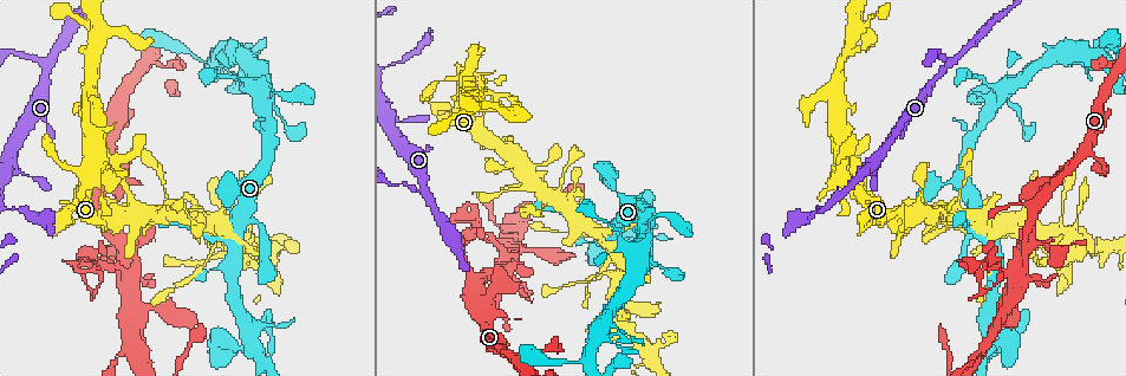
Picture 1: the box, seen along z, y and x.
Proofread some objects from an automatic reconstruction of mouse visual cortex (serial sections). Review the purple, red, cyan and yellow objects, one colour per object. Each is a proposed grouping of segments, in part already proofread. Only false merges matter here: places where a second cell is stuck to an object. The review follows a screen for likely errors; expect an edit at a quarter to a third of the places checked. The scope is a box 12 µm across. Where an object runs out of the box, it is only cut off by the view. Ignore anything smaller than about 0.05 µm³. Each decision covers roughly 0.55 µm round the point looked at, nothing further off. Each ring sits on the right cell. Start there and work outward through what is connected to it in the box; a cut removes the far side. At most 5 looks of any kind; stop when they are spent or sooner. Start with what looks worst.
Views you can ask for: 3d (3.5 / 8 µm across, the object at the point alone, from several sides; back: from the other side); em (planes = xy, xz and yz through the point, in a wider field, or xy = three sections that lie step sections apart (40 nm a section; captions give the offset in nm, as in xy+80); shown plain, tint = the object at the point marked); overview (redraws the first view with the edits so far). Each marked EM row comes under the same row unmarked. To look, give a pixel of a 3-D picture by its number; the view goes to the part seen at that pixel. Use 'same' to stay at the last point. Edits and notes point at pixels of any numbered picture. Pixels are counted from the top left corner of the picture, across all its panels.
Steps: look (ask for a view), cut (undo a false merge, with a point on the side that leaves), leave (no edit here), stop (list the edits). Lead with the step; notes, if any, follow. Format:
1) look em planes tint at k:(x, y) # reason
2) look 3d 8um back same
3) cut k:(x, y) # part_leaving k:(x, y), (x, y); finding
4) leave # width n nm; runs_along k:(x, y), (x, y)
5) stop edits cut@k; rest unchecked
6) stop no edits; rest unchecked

look 3d 8um at 1:(243, 80) # sudden change in width

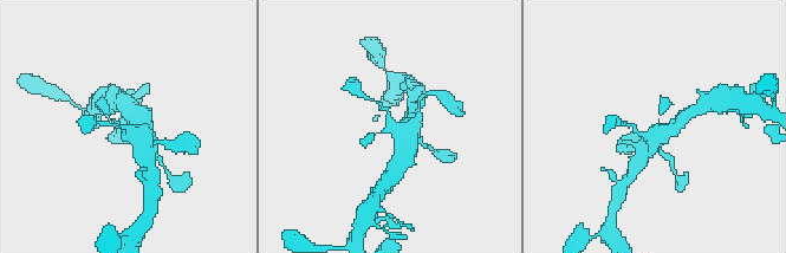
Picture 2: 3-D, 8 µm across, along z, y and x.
look 3d 3.5um at 2:(653, 127)

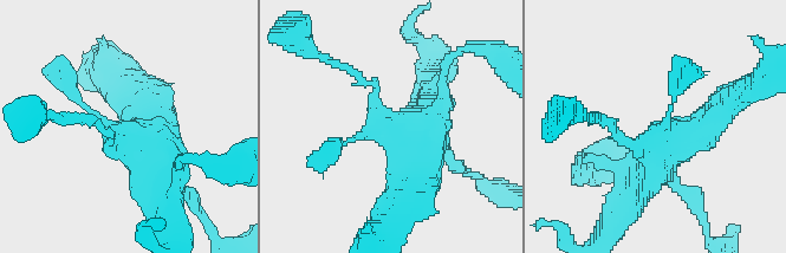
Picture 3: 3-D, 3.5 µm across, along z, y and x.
leave # runs_along 3:(166, 169), (162, 151), (101, 122), (60, 71); continuous, no second cell

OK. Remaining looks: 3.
look 3d 3.5um at 1:(1108, 65) # calibre changes

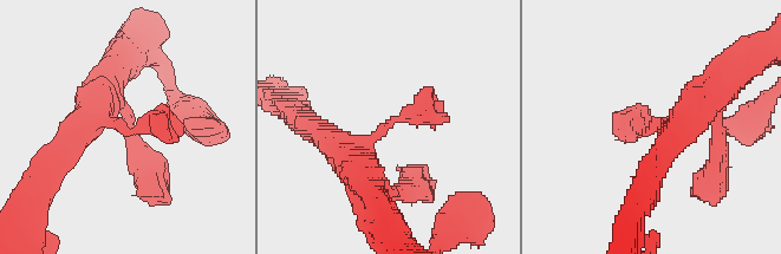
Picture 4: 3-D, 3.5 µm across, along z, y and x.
look em xy step 1 tint at 4:(395, 120)

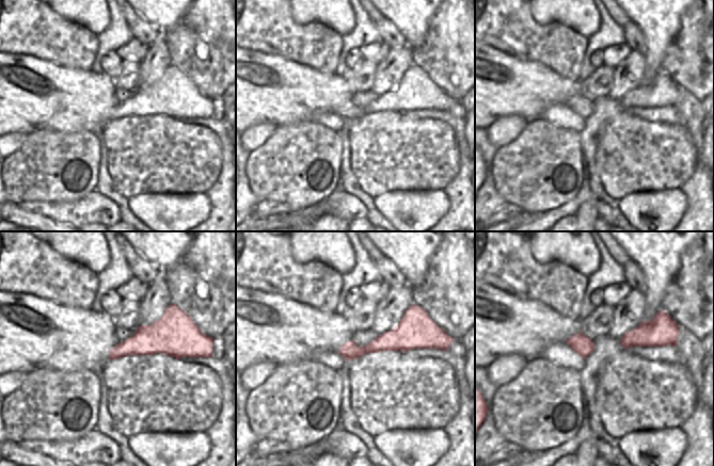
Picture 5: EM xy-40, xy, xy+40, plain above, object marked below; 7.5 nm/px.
leave # one cell here

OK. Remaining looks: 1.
stop no edits; rest unchecked

